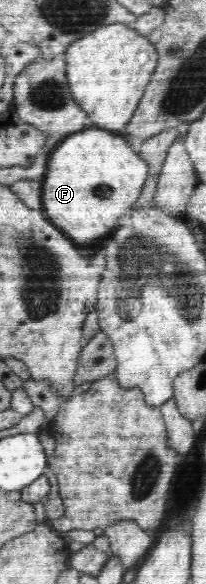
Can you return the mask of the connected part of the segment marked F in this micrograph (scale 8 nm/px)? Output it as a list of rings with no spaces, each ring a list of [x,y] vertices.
[[[87,129],[73,133],[50,153],[46,173],[41,178],[41,210],[46,214],[46,218],[55,227],[59,227],[67,237],[71,237],[77,243],[87,243],[91,239],[103,237],[105,233],[117,227],[121,213],[133,207],[133,203],[137,201],[147,174],[147,162],[142,160],[141,154],[137,155],[127,145],[123,136],[117,137],[105,129]]]

